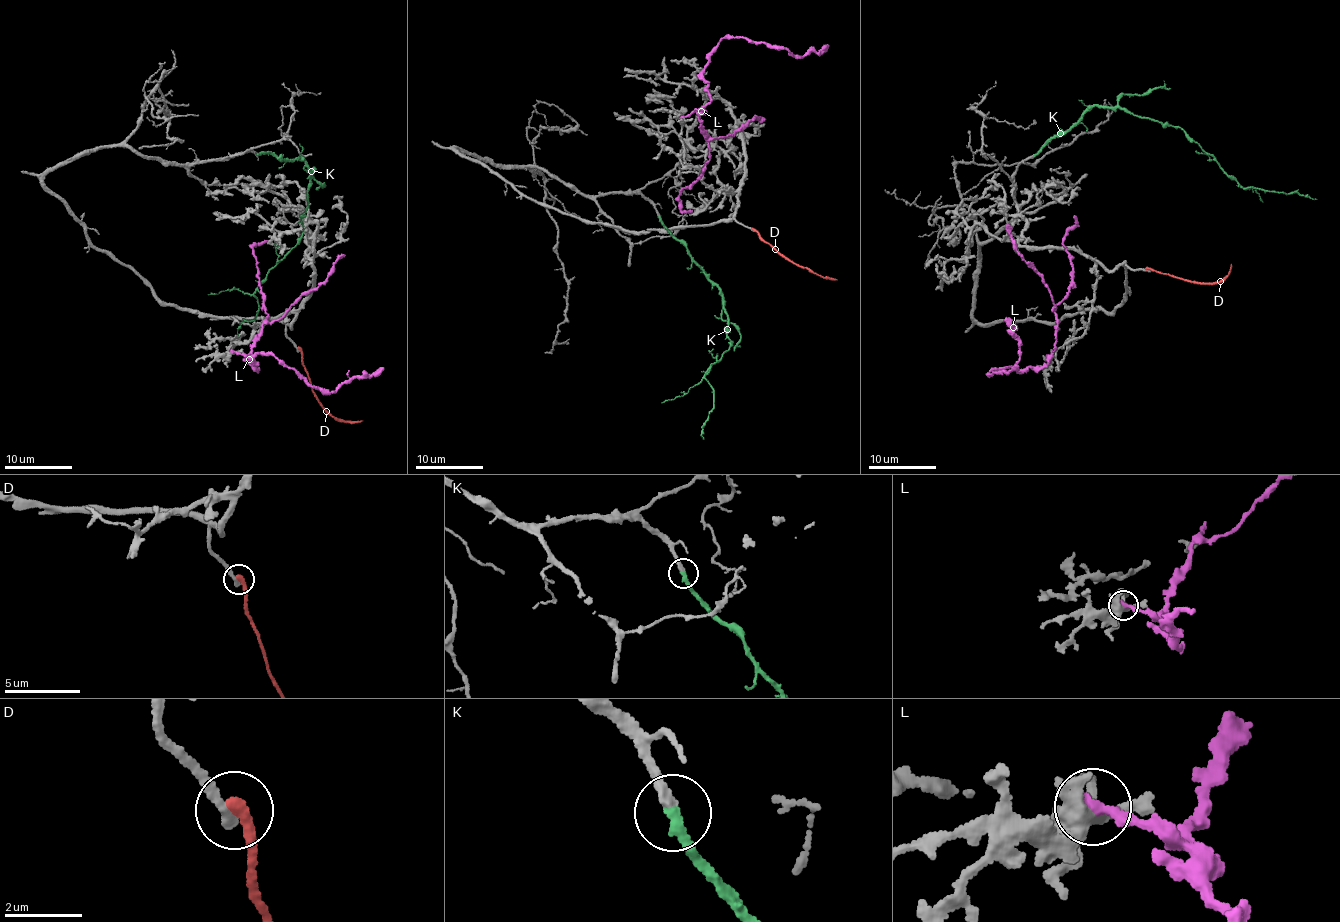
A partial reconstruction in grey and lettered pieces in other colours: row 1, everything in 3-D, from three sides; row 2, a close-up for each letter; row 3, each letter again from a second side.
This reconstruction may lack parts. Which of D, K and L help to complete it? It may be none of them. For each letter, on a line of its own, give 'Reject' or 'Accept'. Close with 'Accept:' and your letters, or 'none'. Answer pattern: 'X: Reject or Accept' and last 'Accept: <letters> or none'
D: Reject
K: Accept
L: Reject
Accept: K

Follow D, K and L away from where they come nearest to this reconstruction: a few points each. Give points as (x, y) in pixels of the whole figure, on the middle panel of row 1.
D: (753, 229), (778, 254), (820, 276), (836, 279)
K: (660, 217), (717, 286), (733, 343), (705, 378), (712, 388), (713, 411), (701, 427), (704, 439)
L: (682, 116), (710, 100), (703, 77), (704, 66), (709, 53), (723, 39), (741, 37), (796, 56), (828, 46)

